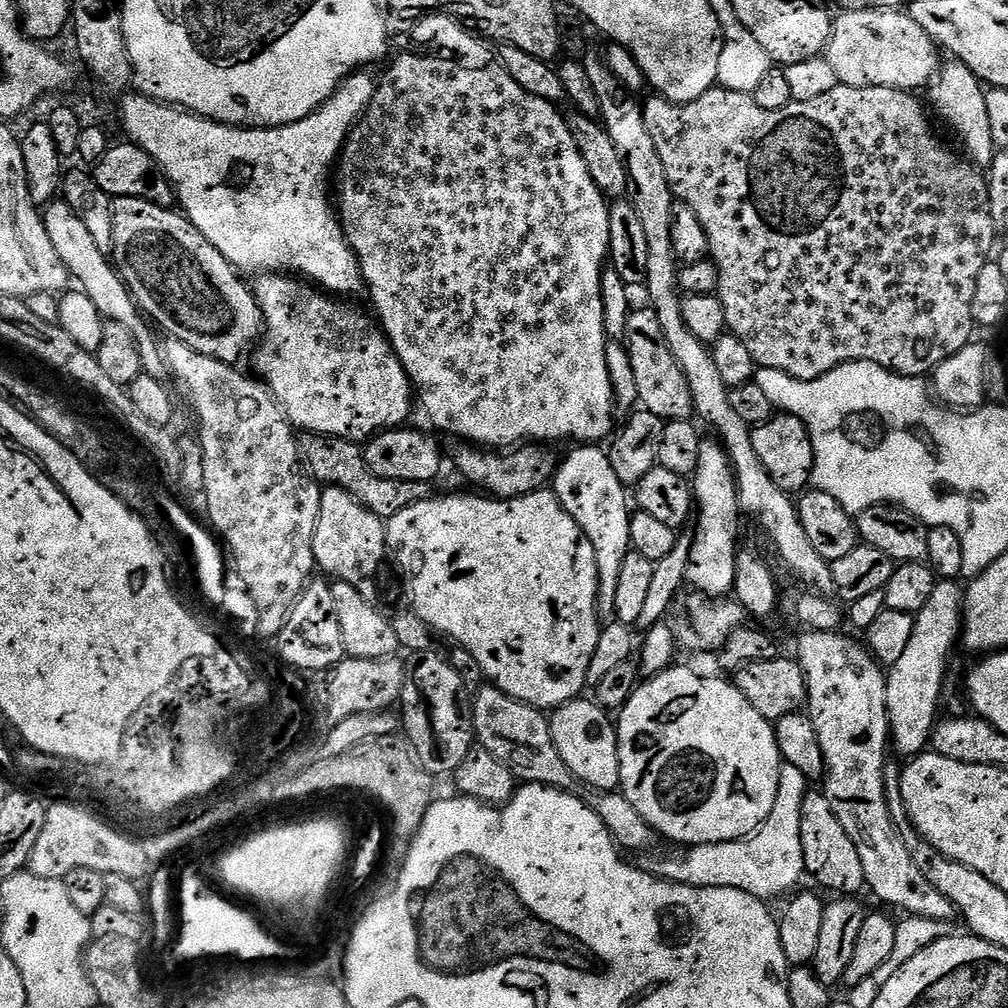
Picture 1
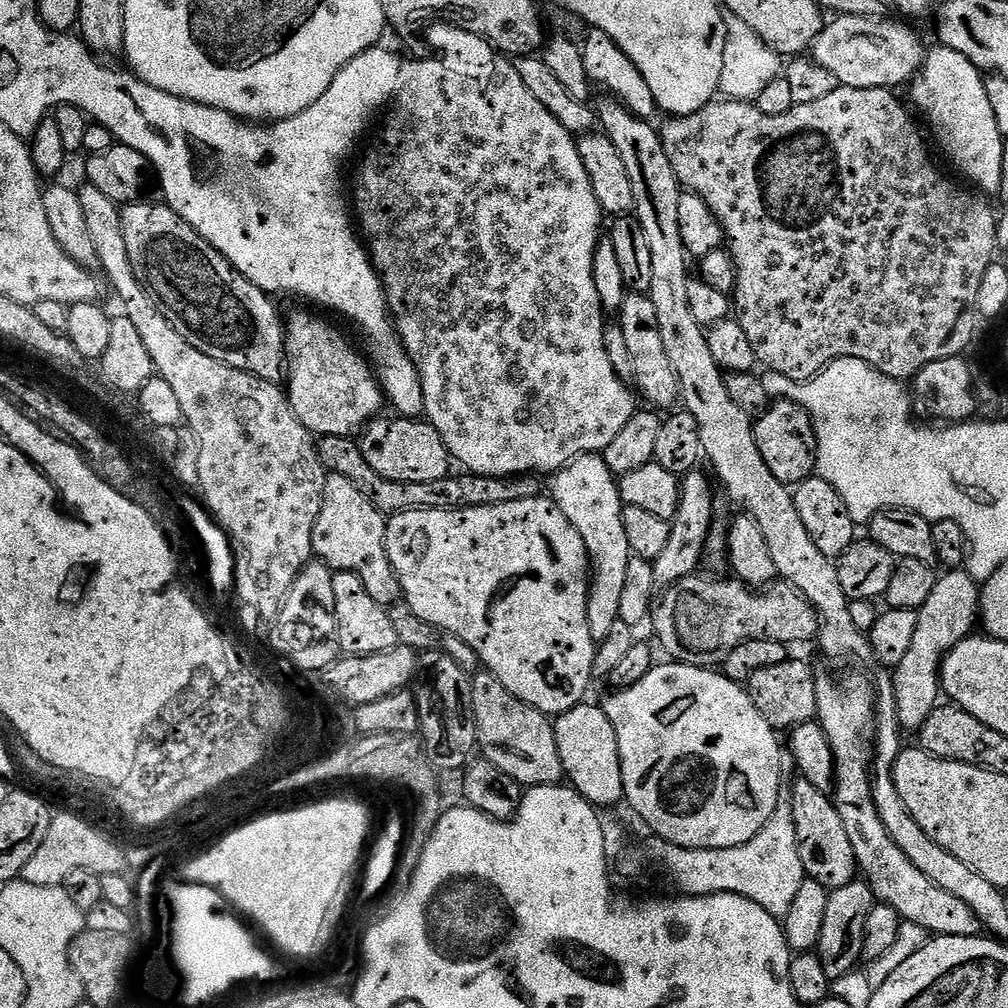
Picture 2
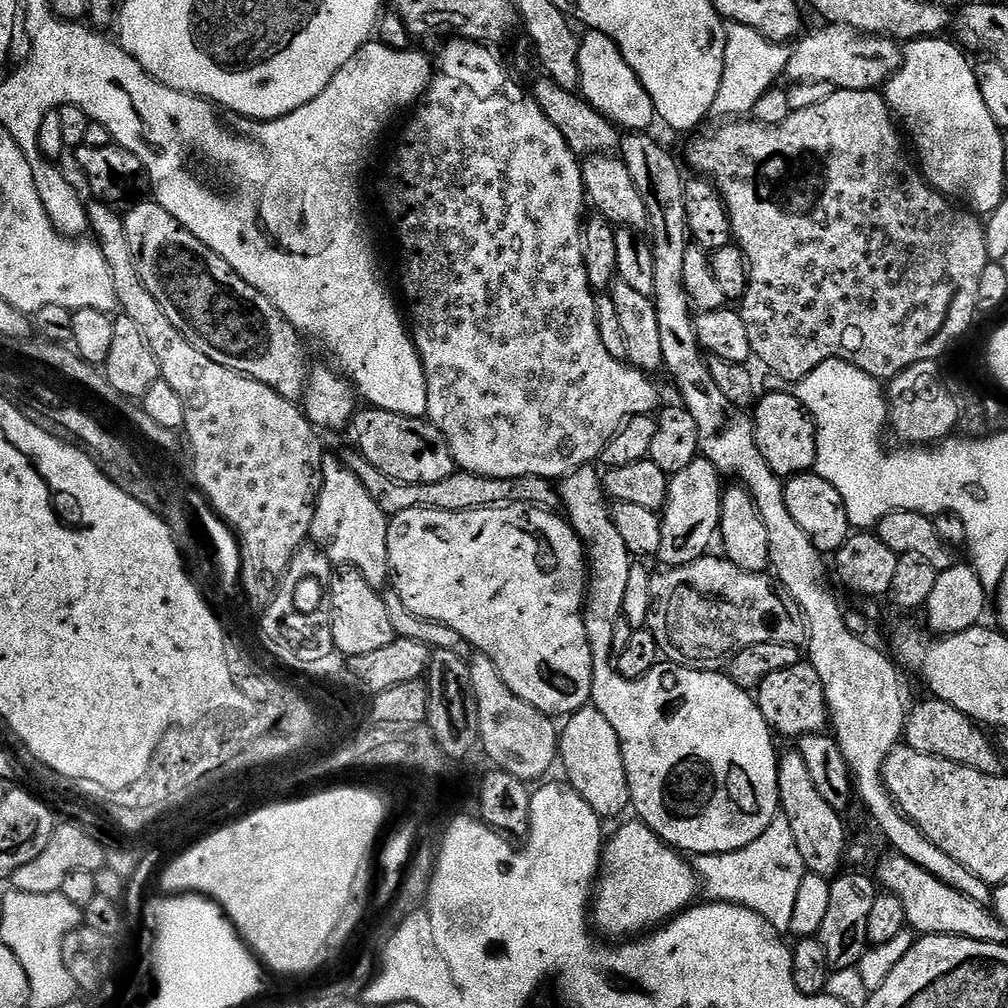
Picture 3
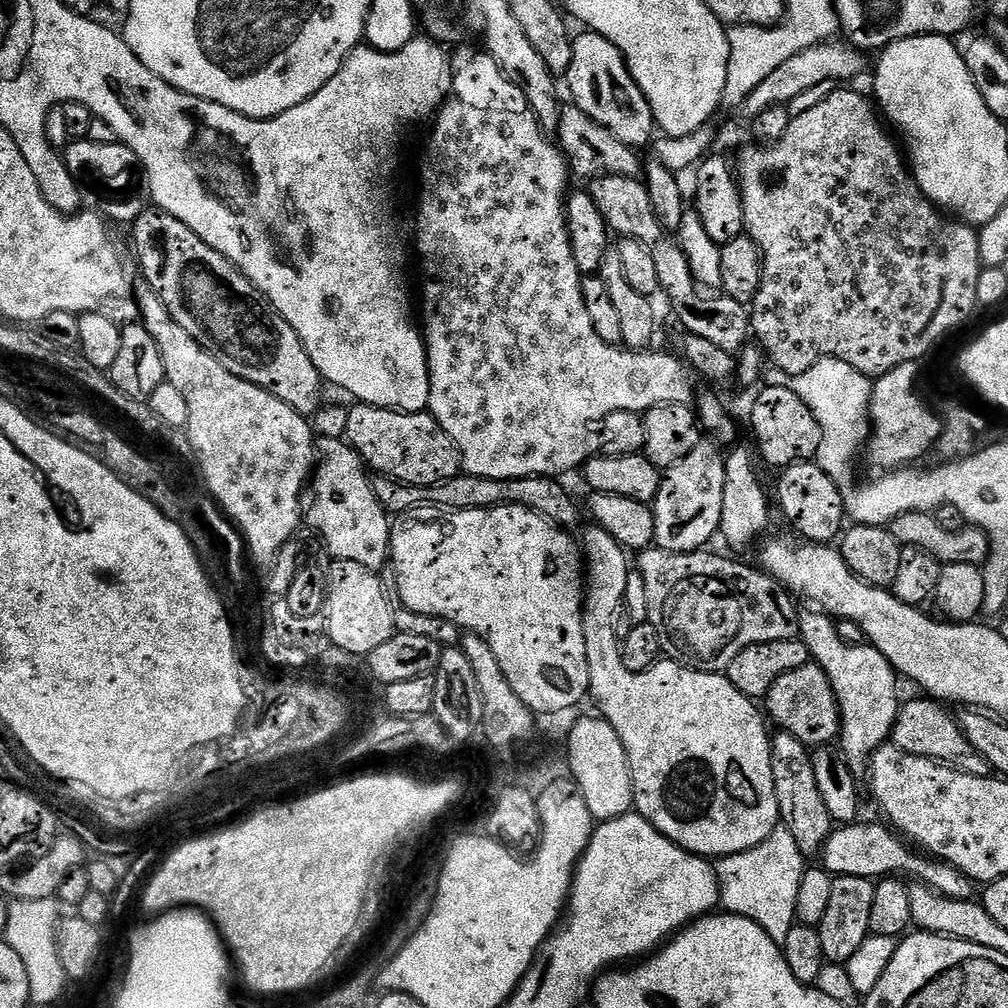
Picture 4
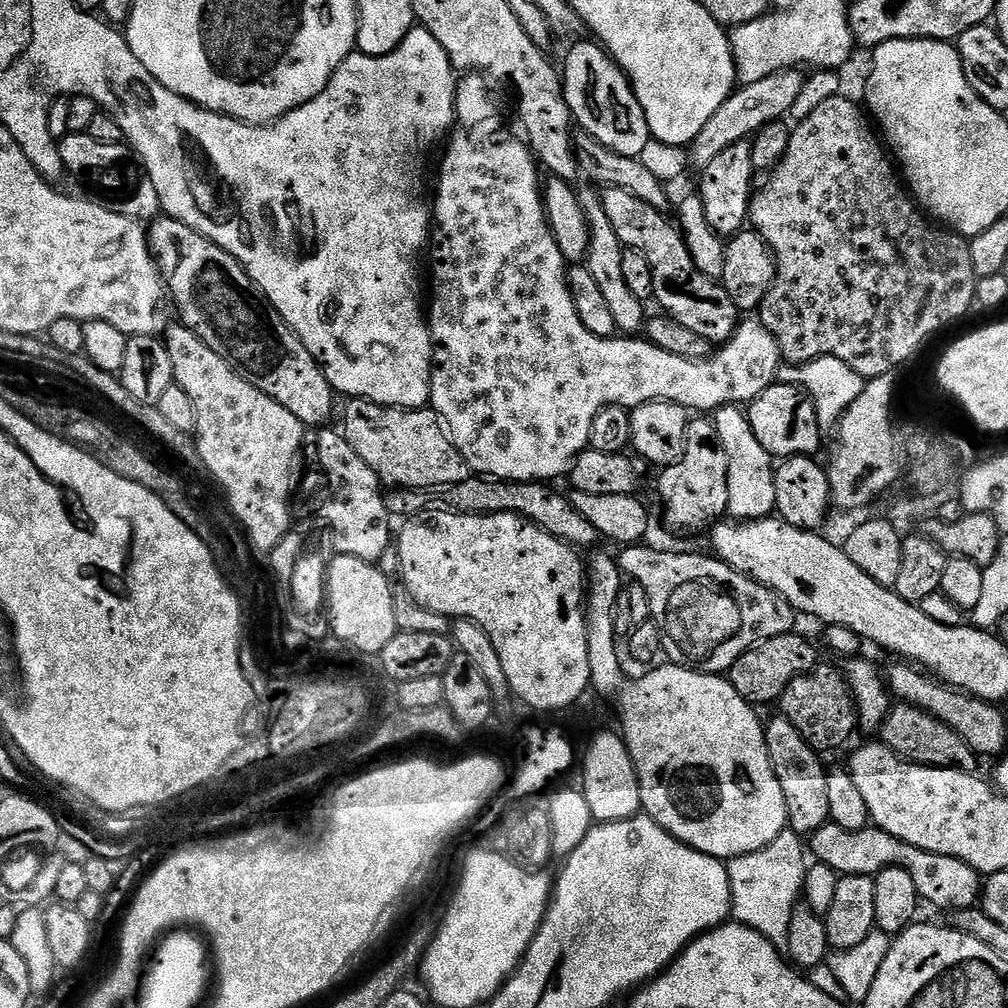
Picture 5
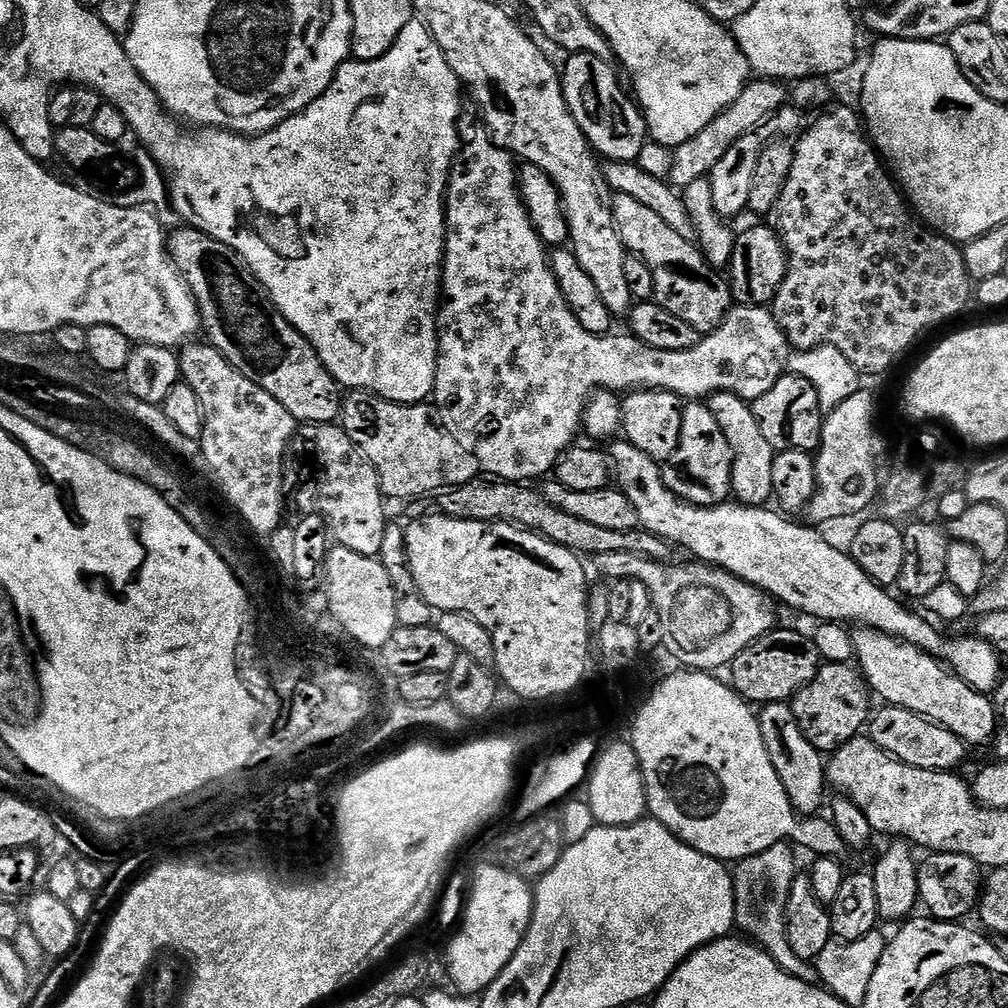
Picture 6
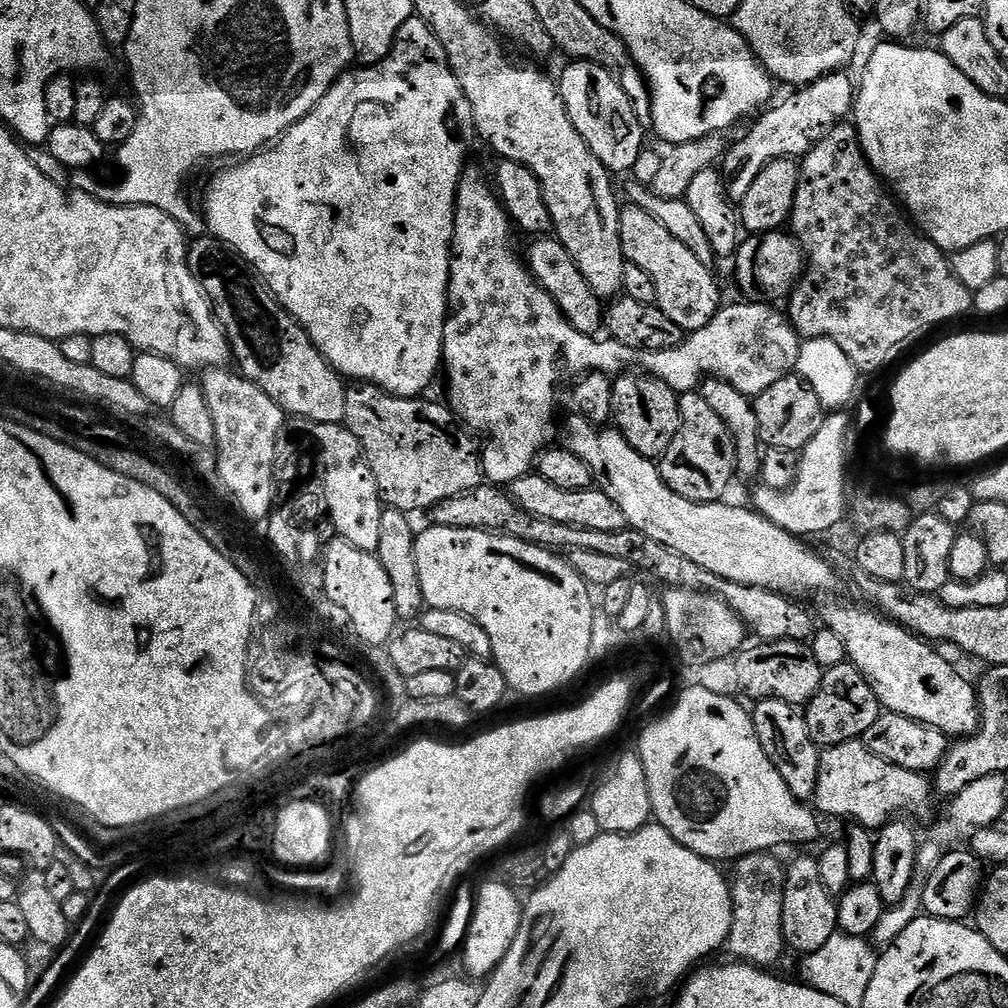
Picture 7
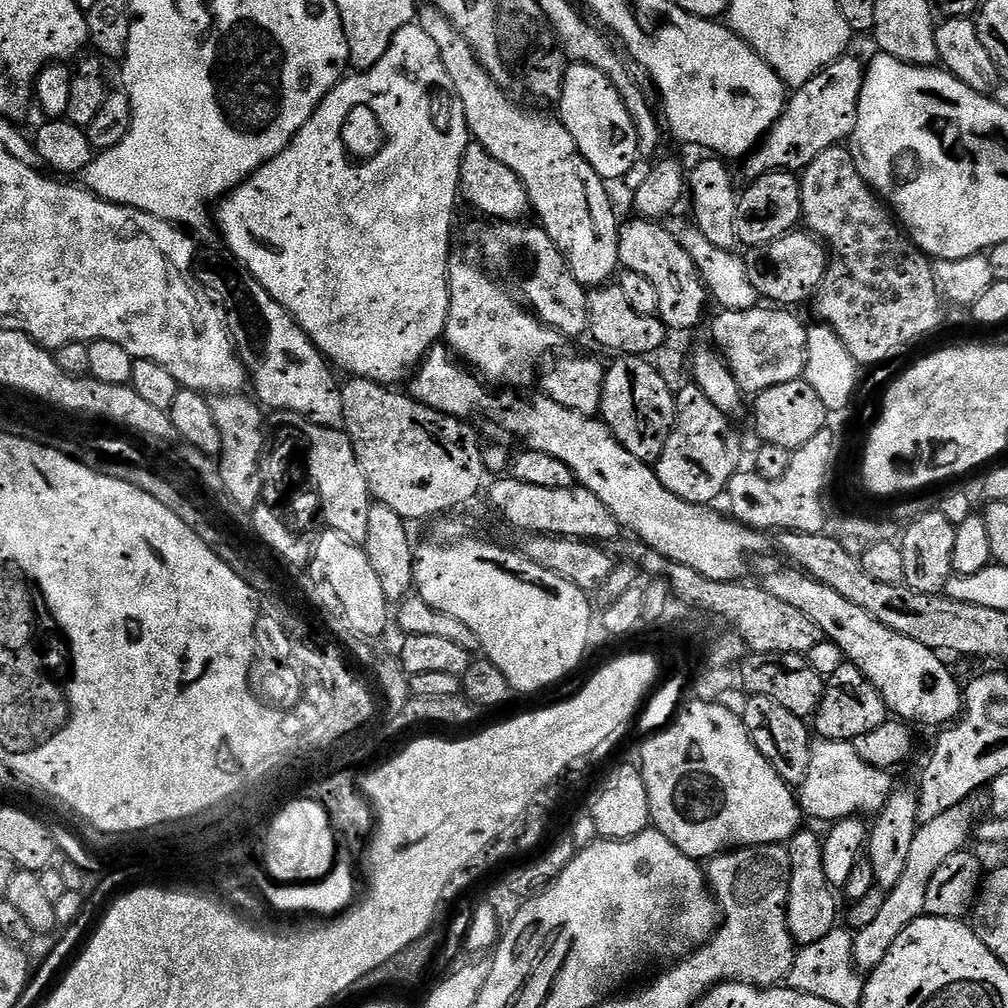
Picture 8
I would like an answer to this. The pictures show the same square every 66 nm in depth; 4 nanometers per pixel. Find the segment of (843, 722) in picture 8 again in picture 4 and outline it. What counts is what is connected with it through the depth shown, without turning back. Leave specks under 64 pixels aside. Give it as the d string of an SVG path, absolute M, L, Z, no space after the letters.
M809 663L798 670L790 670L790 674L782 674L774 686L770 686L766 697L766 716L779 731L794 734L815 750L832 746L840 738L840 704L836 700L834 690L830 686L830 678L817 664Z

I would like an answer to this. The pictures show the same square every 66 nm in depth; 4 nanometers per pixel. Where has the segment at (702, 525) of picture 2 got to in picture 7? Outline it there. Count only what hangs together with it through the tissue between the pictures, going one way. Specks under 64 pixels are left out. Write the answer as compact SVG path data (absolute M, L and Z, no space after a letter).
M699 391L685 392L680 396L680 425L678 434L674 434L674 442L666 450L666 454L659 457L658 467L660 477L666 482L674 494L686 498L695 504L714 504L725 499L724 491L728 488L728 483L736 476L736 443L730 434L730 430L714 410L710 410L710 405L706 398L700 396Z

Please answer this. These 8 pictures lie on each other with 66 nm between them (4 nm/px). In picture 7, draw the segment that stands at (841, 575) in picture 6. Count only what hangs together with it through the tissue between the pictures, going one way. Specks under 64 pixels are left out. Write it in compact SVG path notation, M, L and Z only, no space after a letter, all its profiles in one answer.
M569 415L568 425L562 428L562 444L569 452L582 458L592 471L595 487L606 493L610 502L626 514L628 527L646 534L646 538L654 538L654 542L662 542L670 550L690 558L690 562L698 562L702 570L714 574L717 581L729 580L732 584L745 584L748 590L774 592L789 598L808 596L811 592L828 592L835 586L838 573L819 552L807 548L805 541L799 536L791 536L782 526L774 526L774 522L753 510L751 507L735 508L729 502L714 504L695 504L670 490L660 477L659 467L648 460L638 450L626 442L626 438L615 427L600 427L588 420L587 416Z

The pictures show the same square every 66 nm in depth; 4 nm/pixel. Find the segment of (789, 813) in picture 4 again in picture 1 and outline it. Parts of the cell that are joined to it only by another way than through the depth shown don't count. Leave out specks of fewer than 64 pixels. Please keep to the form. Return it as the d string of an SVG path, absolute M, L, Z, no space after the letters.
M809 790L809 792L806 794L806 798L802 802L802 854L804 855L804 870L805 873L809 877L813 876L814 879L817 880L818 883L821 884L822 887L825 888L828 892L836 892L832 894L839 894L841 897L844 898L852 898L855 897L857 894L856 892L864 892L865 891L865 882L864 882L864 874L862 870L862 863L861 859L858 856L858 849L856 846L854 846L854 841L849 837L848 834L846 834L846 831L842 828L842 825L840 822L838 822L838 817L834 815L834 810L830 810L830 802L824 797L823 791L820 790Z

